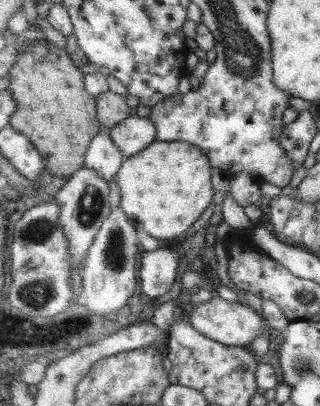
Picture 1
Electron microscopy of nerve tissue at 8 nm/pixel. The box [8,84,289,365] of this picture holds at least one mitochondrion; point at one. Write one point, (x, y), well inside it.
(38, 293)

